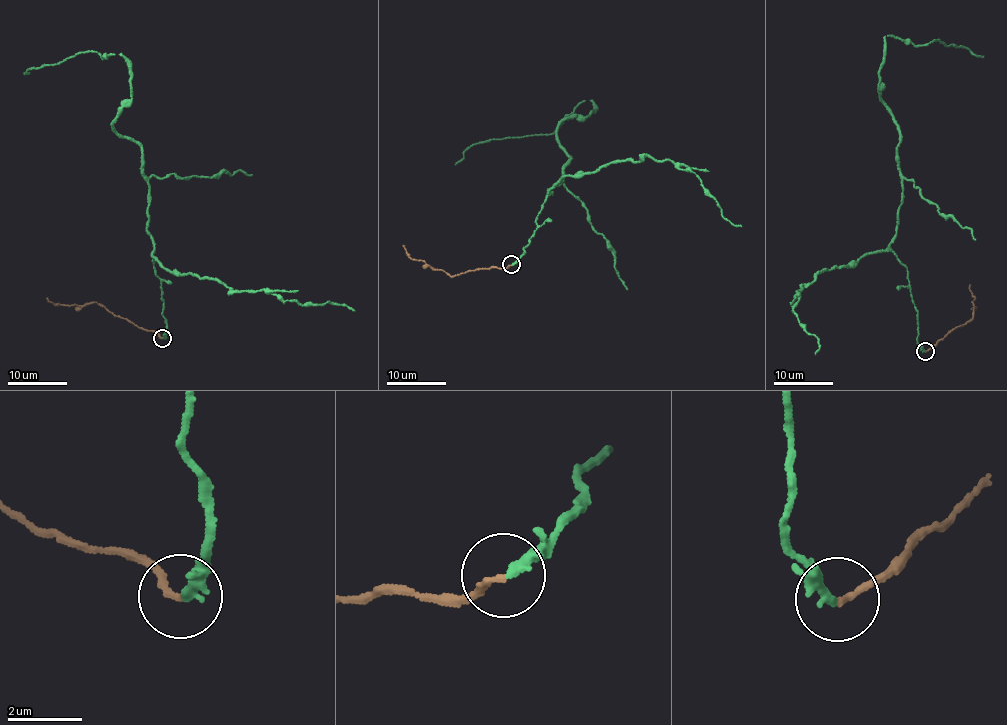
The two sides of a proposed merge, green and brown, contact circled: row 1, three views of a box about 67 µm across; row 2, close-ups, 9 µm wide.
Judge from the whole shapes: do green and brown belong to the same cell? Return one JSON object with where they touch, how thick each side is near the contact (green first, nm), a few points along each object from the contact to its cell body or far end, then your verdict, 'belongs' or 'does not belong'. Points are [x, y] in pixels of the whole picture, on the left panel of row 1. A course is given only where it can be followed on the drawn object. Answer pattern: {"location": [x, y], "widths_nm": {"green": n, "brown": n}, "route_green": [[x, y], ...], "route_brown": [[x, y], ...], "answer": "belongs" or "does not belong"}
{"location": [162, 338], "widths_nm": {"green": 240, "brown": 170}, "route_green": [[163, 338], [149, 179], [142, 150], [113, 124], [131, 100], [130, 64], [86, 50], [24, 74]], "route_brown": [[161, 337], [156, 332], [139, 328], [127, 319], [114, 316], [94, 302], [70, 305], [46, 298]], "answer": "does not belong"}

